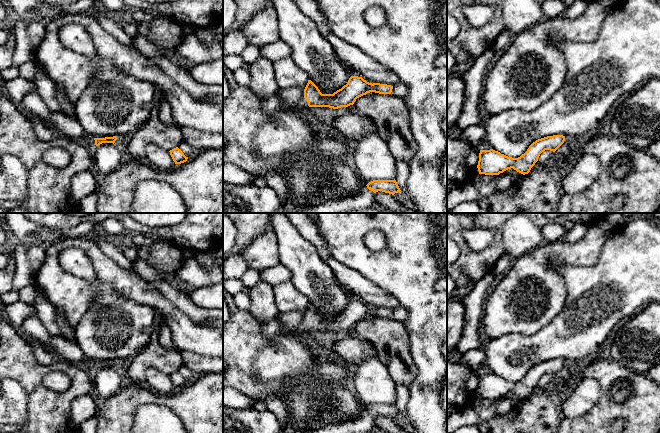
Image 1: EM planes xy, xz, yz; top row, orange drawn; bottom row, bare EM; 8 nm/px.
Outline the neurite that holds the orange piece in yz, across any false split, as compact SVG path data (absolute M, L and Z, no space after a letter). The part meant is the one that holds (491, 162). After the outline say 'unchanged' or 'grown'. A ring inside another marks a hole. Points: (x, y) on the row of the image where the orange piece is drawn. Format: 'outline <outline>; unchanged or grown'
outline M553 135L538 139L518 158L508 157L493 149L480 150L477 165L479 174L499 175L511 168L523 175L528 174L542 152L545 150L555 152L564 141L565 136L563 135Z; unchanged

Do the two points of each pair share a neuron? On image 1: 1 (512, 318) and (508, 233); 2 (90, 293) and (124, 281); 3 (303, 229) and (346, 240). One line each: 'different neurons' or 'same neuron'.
1: different neurons
2: same neuron
3: different neurons

